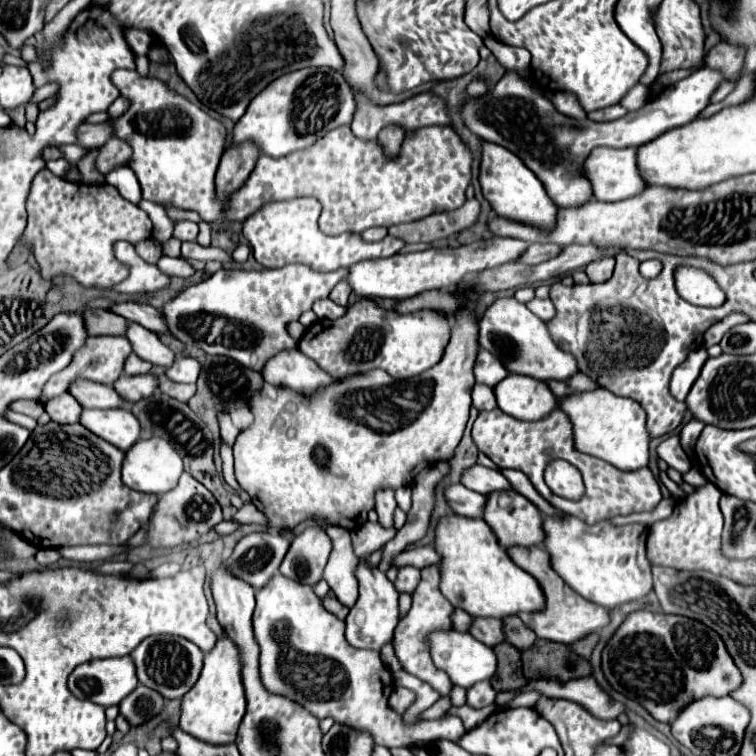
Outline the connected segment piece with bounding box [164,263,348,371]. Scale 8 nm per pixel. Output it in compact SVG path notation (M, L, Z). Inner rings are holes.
M300 263L262 271L220 269L168 301L164 305L164 317L170 333L188 347L198 345L210 355L232 357L248 369L262 371L268 359L298 345L286 329L288 323L298 321L304 311L310 311L314 301L328 299L334 285L346 273L346 269L320 273Z

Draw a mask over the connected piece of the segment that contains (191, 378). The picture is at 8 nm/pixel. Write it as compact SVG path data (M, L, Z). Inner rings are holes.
M182 357L172 367L166 369L166 377L176 383L196 383L198 375L200 375L200 363L192 357Z

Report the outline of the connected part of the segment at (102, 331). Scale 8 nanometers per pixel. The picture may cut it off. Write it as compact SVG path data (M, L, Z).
M88 309L84 313L88 335L126 335L128 319L104 309Z

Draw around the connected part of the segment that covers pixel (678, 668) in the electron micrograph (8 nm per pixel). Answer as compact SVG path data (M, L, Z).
M636 611L626 617L602 651L602 669L616 691L638 701L662 723L672 723L696 699L726 697L742 683L738 667L716 631L688 617L650 611Z

